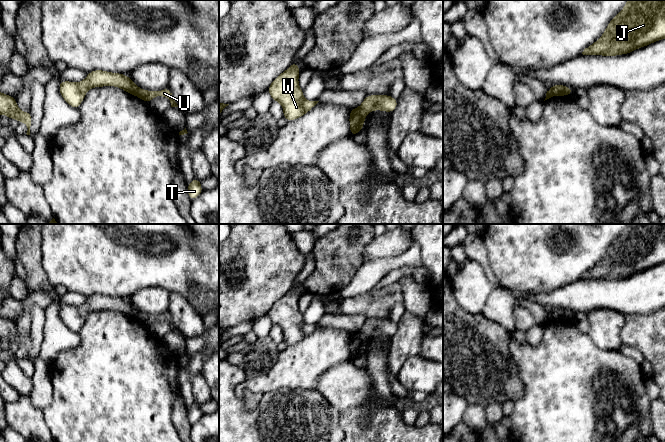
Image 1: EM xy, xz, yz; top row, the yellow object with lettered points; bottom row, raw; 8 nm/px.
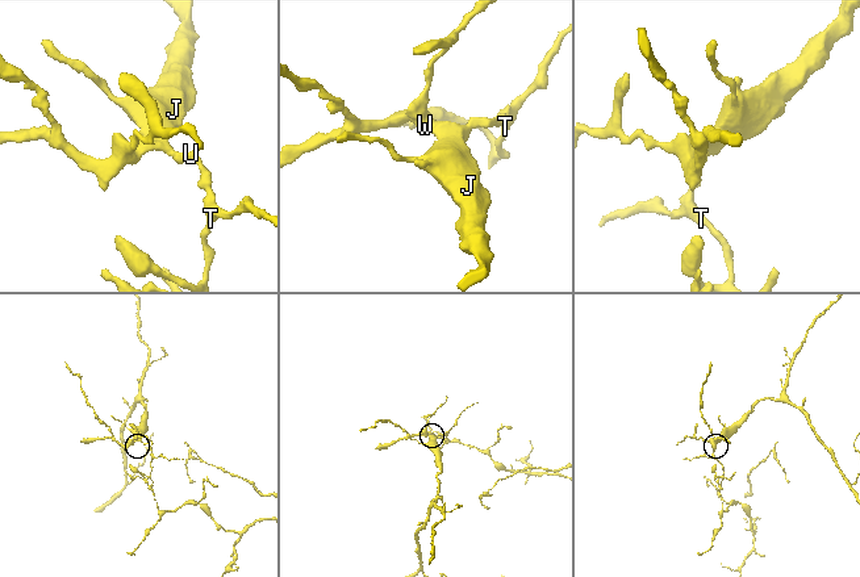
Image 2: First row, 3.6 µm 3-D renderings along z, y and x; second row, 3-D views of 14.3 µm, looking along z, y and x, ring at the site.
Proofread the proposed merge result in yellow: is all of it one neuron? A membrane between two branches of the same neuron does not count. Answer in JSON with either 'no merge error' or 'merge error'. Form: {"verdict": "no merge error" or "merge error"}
{"verdict": "merge error"}

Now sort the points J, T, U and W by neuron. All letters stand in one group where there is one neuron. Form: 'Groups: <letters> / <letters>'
Groups: J W / T U

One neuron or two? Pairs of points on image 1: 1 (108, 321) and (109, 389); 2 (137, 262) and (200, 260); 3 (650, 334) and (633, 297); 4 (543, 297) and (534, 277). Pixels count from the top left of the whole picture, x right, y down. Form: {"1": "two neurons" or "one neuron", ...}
{"1": "one neuron", "2": "one neuron", "3": "two neurons", "4": "two neurons"}

